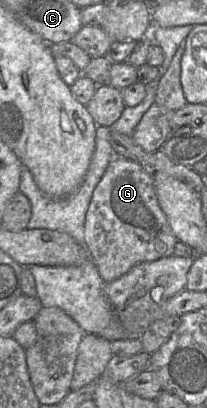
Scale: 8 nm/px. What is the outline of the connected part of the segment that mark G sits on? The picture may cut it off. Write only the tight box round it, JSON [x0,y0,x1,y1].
[84,156,178,283]

